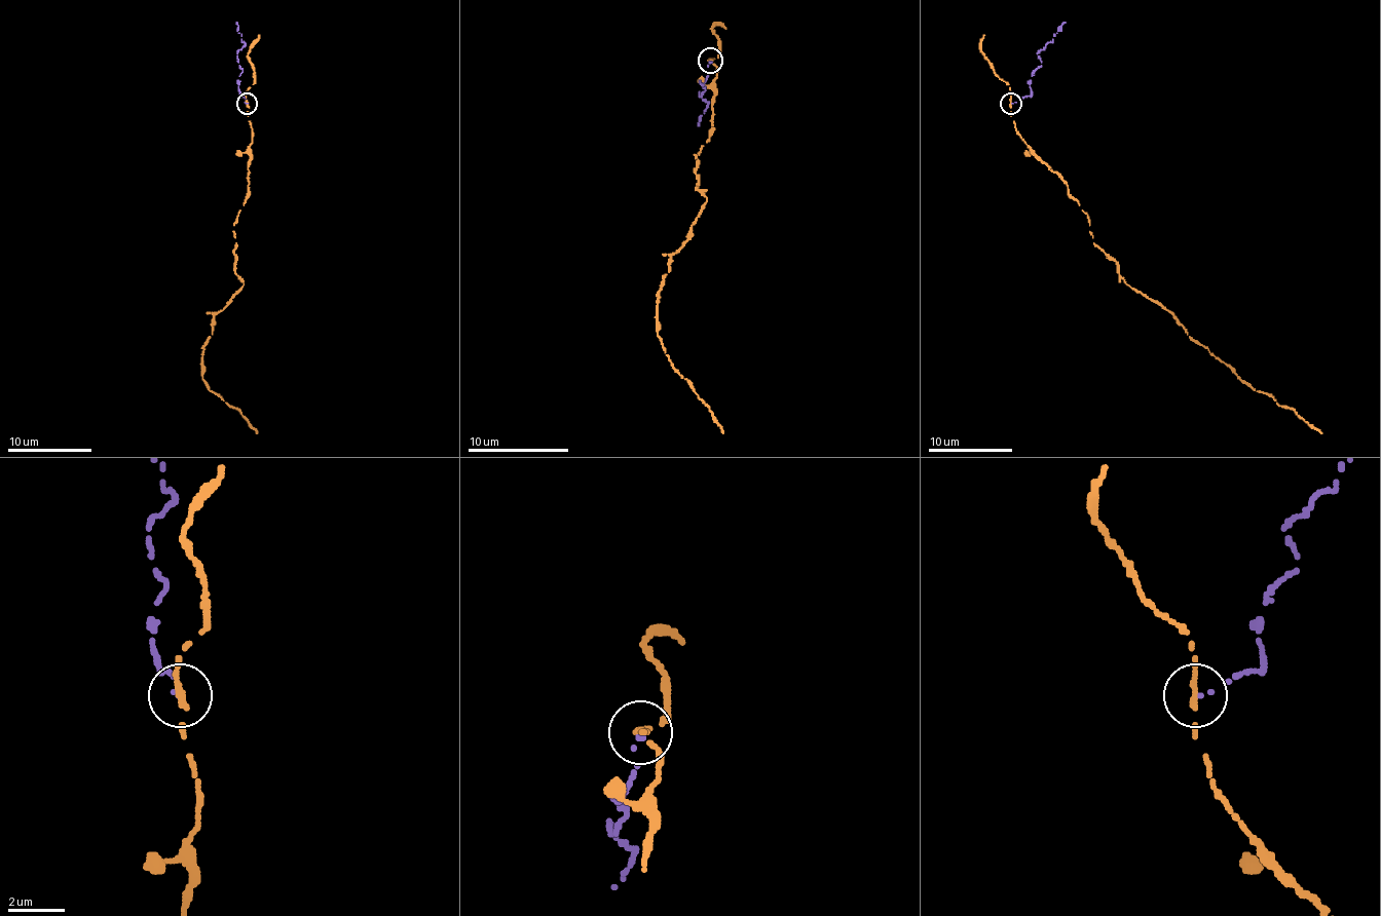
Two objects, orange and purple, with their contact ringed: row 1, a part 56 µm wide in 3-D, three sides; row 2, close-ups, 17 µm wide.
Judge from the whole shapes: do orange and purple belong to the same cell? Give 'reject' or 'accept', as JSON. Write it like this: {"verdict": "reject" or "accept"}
{"verdict": "reject"}

